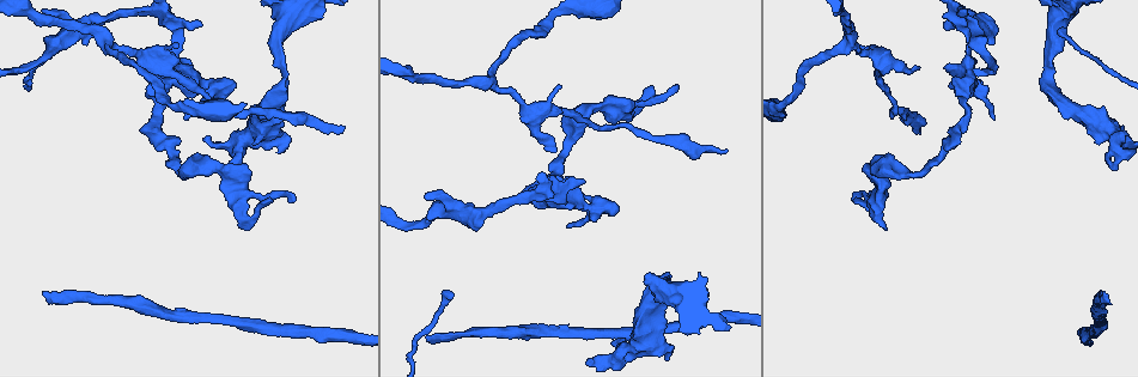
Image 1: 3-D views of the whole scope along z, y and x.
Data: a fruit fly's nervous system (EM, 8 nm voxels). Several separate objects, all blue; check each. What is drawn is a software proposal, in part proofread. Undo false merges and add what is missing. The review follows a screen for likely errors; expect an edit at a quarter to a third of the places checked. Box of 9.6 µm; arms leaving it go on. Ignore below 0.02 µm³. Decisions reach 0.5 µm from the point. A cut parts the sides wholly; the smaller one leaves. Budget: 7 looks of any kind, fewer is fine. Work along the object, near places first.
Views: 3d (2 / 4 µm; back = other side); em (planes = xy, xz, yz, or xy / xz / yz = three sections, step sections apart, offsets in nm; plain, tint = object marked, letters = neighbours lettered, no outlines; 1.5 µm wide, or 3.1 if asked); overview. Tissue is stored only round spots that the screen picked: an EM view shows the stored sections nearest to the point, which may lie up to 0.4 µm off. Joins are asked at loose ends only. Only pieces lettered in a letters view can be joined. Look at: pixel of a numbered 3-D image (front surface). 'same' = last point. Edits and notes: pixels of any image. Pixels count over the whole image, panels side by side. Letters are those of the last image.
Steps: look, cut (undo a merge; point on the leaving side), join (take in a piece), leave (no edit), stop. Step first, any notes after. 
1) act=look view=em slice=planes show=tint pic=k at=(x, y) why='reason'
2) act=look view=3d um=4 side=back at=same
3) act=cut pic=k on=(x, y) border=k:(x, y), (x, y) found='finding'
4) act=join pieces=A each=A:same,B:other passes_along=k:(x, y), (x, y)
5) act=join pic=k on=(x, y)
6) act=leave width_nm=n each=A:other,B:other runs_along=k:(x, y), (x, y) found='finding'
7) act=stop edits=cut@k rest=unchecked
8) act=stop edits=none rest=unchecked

act=look view=3d um=2 side=back pic=1 at=(295, 199) why='free end'

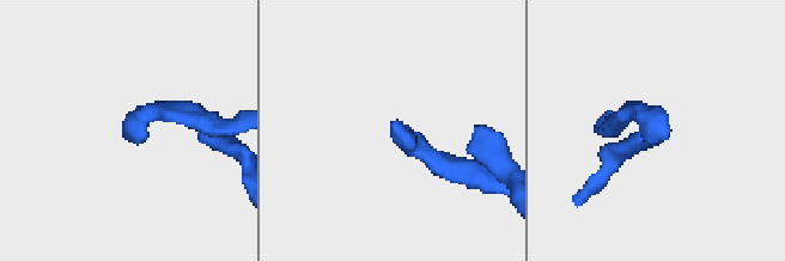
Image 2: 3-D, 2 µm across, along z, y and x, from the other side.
act=look view=em slice=xz step=8 show=letters pic=2 at=(128, 129) why='now the EM'

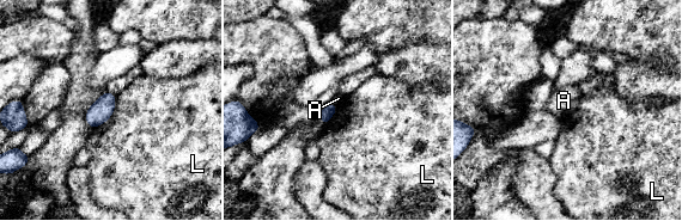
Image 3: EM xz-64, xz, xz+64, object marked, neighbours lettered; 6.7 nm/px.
act=leave width_nm=90 each=A:other,L:other border=3:(116, 96), (113, 114), (92, 129) found='none of them fits'

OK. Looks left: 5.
act=look view=em slice=xz step=4 show=tint pic=1 at=(994, 118) why='tapers out'

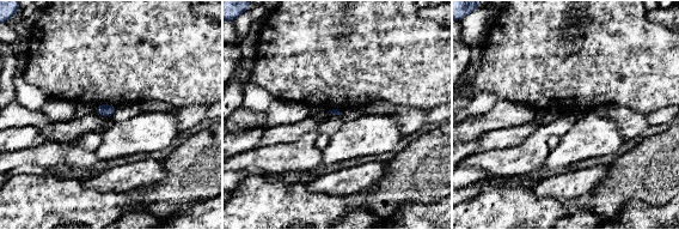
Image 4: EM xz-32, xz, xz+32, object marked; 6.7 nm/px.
act=look view=em slice=planes show=tint at=same

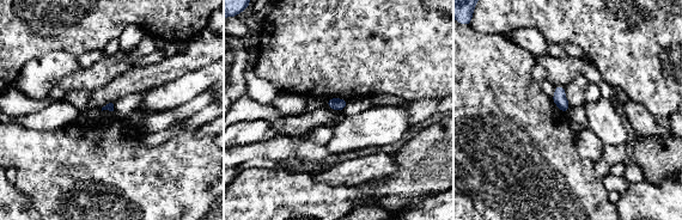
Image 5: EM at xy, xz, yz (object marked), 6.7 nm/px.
act=look view=em slice=planes show=letters at=same

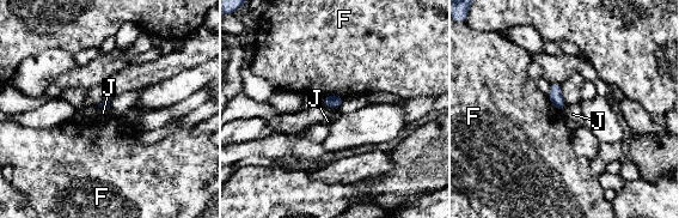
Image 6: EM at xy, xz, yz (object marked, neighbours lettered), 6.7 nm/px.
act=leave each=F:other,J:other border=6:(567, 106), (561, 111) found='none of them fits'

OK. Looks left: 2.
act=look view=3d um=2 pic=1 at=(1048, 70) why='thick turns thin'

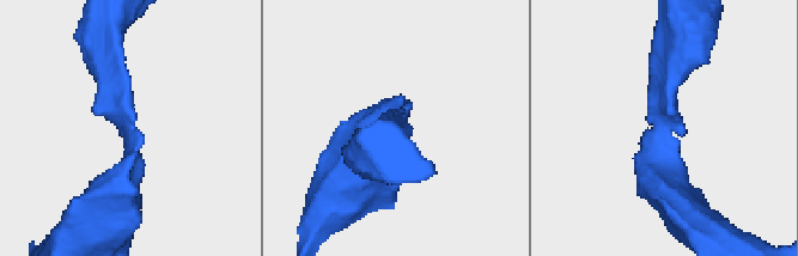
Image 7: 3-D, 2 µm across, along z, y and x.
act=look view=em slice=planes show=letters pic=7 at=(661, 135) arm_widths_nm=300,360

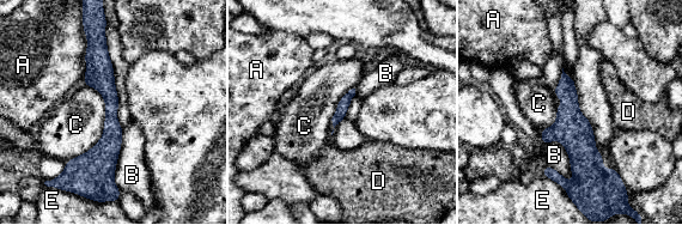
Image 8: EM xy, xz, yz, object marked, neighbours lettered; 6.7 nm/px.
act=leave width_nm=80 each=A:other,B:other,C:other,D:other,E:other runs_along=8:(99, 40), (111, 99), (107, 182) found='all the same neuron'

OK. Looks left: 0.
act=stop edits=none rest=unchecked

